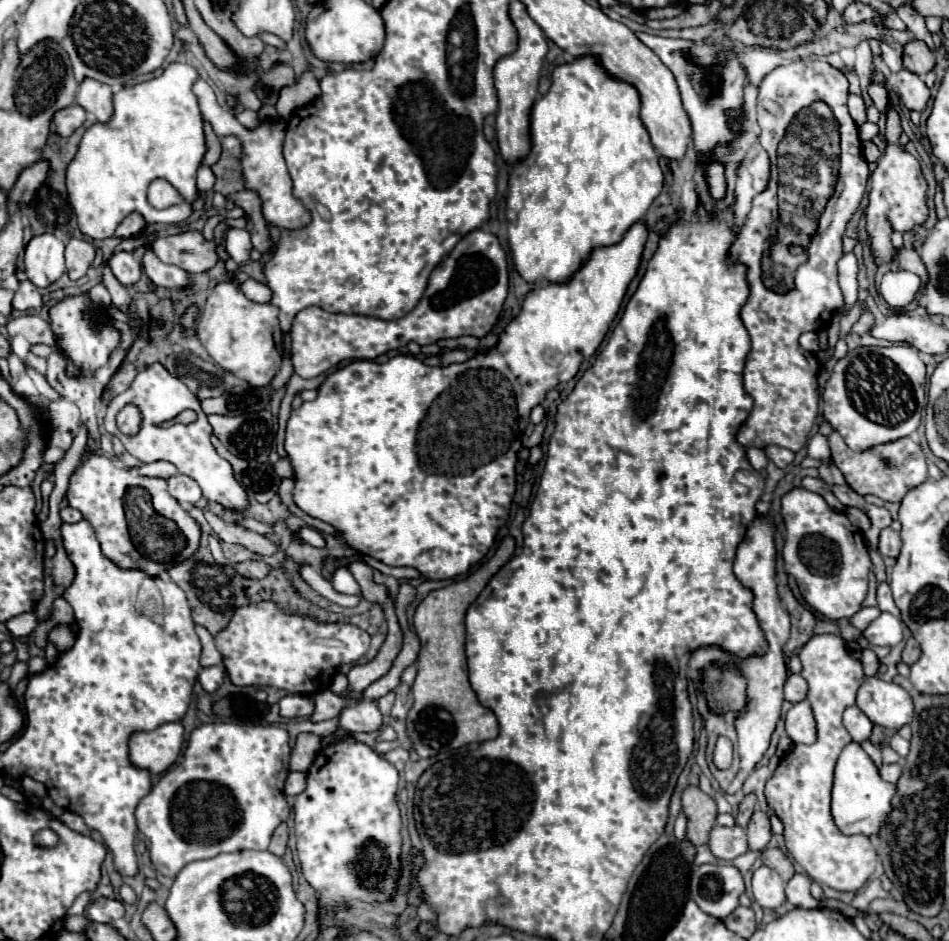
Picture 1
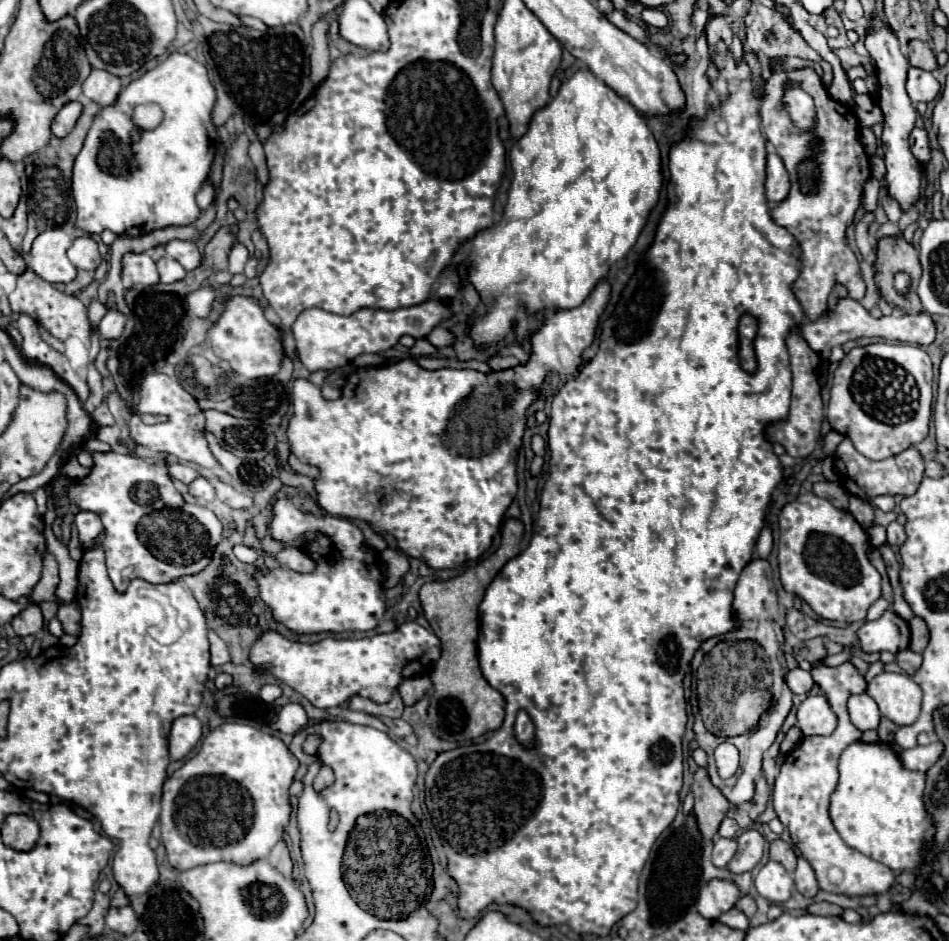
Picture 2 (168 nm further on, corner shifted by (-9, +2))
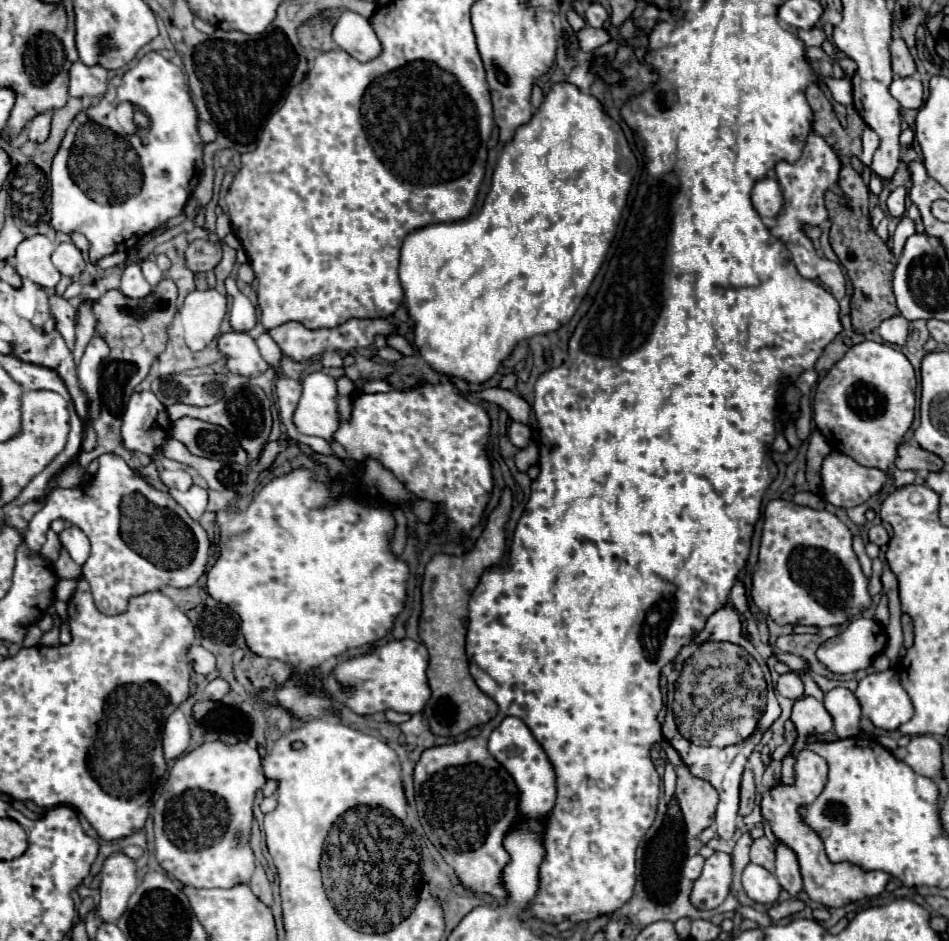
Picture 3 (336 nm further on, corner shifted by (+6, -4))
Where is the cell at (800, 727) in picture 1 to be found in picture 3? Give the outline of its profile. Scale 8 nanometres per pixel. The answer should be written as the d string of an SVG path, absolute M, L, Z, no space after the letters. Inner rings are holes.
M804 696L794 704L792 722L796 724L800 740L806 738L812 732L824 734L824 732L834 730L832 716L824 708L824 704L820 700L816 700L816 698L810 698L810 696Z

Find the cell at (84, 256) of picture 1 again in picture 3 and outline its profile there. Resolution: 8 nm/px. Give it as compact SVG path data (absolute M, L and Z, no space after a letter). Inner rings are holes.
M62 242L52 254L52 262L62 276L70 276L70 278L78 278L86 266L82 252L72 242Z

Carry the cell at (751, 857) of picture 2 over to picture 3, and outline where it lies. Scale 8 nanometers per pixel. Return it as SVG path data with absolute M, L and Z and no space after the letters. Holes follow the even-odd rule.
M714 852L702 868L700 878L694 882L690 902L698 910L718 908L730 892L732 884L732 858L724 852Z

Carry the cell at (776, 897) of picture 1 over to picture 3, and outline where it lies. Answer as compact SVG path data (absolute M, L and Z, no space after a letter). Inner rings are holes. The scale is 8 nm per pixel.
M748 864L742 872L742 886L754 902L774 904L780 894L780 884L772 872L758 864Z

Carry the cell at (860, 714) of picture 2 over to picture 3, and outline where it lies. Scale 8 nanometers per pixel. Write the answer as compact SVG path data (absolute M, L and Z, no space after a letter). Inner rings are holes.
M834 688L826 692L824 706L834 718L834 732L840 738L852 738L860 730L860 704L848 688Z

